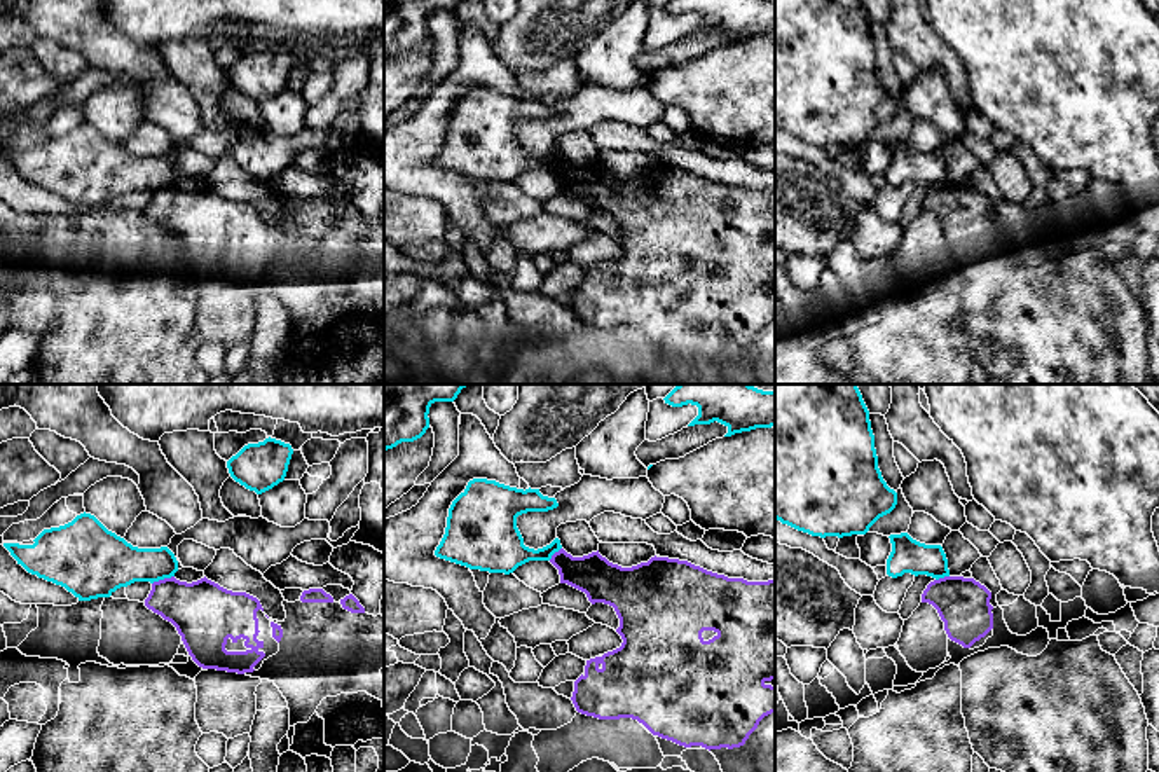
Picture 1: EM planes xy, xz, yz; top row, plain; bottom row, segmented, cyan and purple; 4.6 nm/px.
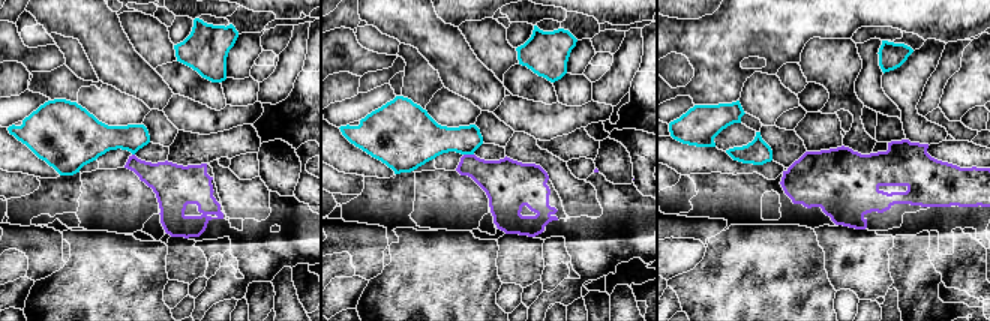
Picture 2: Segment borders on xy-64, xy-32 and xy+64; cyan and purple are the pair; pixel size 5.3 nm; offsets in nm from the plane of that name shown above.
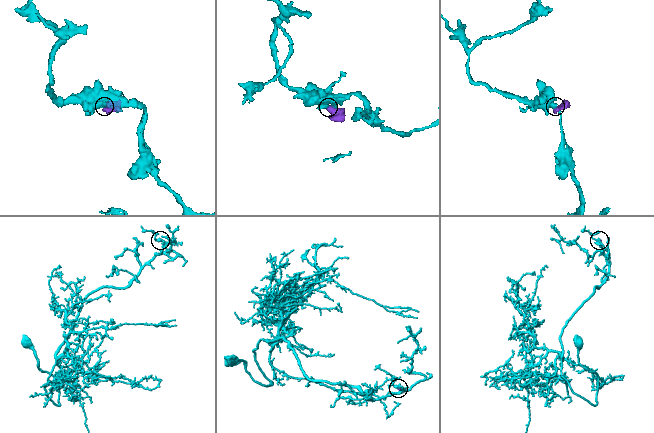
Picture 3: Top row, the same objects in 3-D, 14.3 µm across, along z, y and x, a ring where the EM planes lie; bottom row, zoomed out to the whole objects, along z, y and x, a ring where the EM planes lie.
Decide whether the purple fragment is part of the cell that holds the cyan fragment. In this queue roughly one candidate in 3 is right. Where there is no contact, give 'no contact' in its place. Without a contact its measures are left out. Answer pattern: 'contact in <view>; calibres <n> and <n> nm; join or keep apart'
contact in xy; calibres 240 and 300 nm; keep apart

